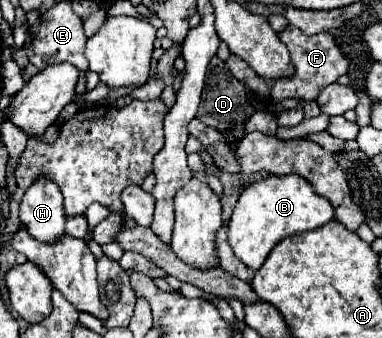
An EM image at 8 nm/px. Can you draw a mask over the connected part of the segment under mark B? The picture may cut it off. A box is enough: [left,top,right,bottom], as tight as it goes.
[229,174,335,270]

